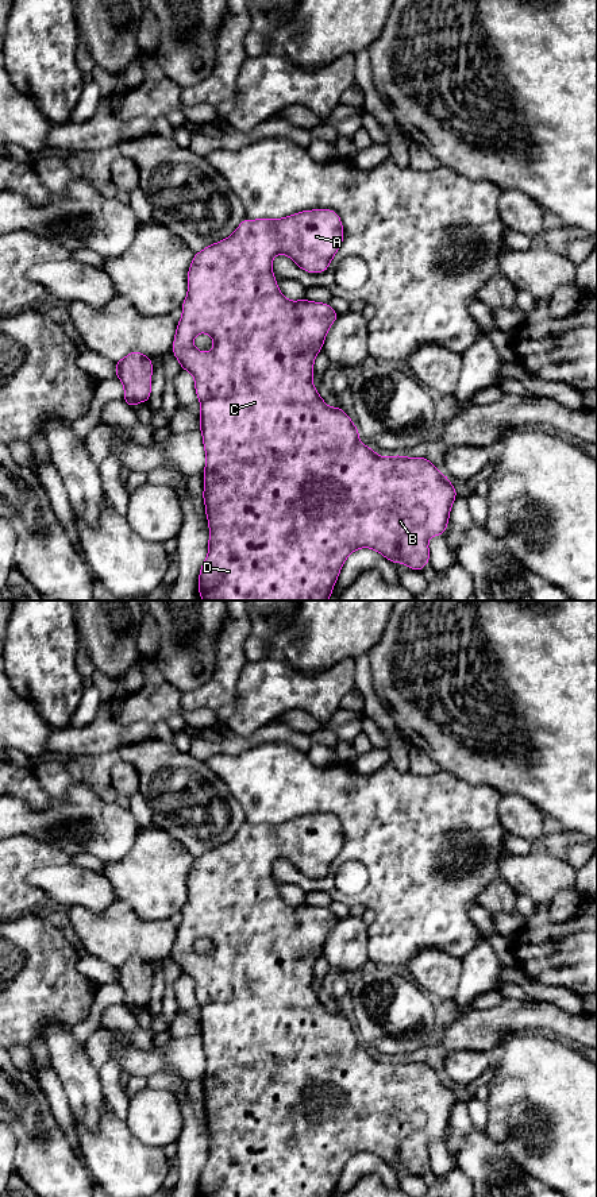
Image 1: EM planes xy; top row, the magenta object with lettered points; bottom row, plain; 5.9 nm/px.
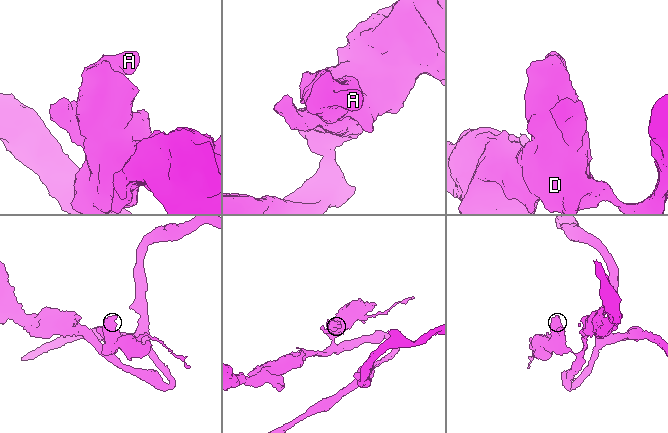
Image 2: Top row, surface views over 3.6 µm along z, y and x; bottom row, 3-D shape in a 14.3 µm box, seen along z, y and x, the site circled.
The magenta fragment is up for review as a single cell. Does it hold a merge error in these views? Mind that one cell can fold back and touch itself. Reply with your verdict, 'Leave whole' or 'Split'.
Leave whole

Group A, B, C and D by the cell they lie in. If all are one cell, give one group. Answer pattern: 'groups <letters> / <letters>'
groups A B C D

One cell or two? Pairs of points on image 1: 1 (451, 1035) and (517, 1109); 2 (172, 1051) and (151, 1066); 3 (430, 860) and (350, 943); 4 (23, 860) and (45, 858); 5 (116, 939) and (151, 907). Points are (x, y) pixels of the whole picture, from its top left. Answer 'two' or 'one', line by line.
1: two
2: one
3: two
4: one
5: two

